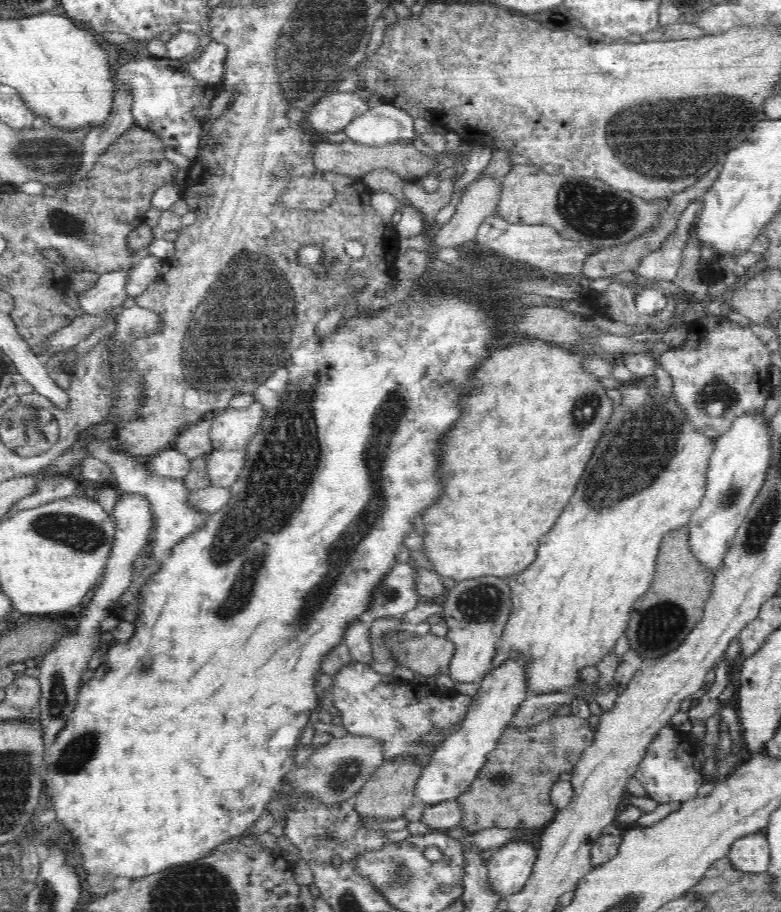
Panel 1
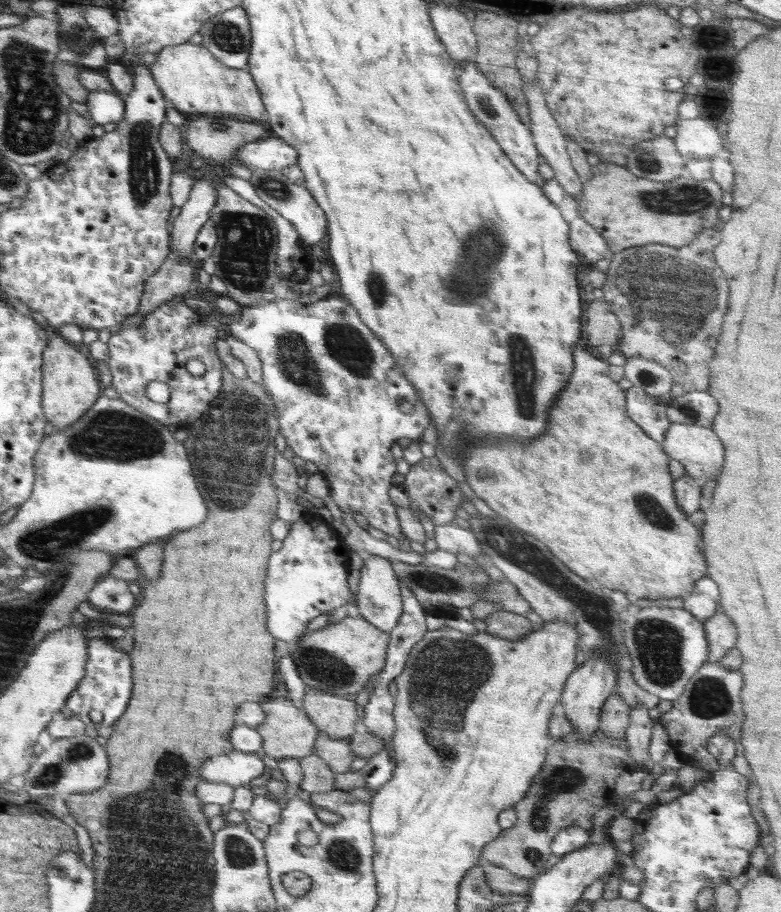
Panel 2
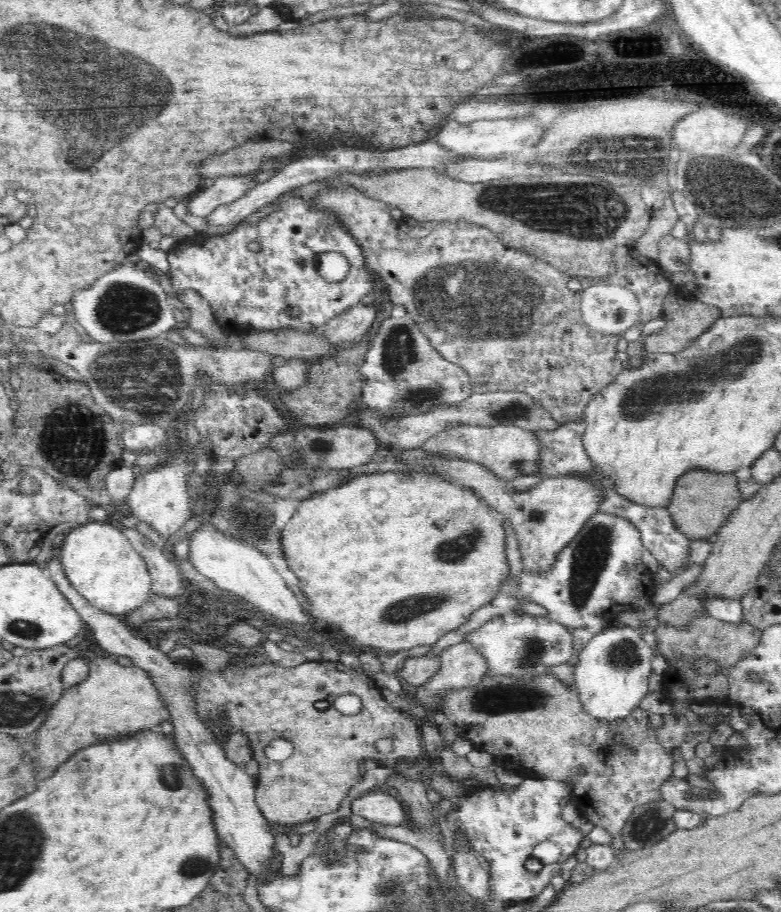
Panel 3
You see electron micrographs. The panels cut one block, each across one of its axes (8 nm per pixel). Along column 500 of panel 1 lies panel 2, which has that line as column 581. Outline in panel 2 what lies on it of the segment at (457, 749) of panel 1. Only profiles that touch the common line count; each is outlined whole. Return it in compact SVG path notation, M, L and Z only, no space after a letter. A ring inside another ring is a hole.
M592 655L588 657L583 664L577 666L572 675L566 680L564 690L561 694L560 704L564 707L564 714L572 723L574 731L578 731L583 737L591 737L599 731L600 713L606 699L615 692L616 688L616 670L613 664L606 657L597 657Z

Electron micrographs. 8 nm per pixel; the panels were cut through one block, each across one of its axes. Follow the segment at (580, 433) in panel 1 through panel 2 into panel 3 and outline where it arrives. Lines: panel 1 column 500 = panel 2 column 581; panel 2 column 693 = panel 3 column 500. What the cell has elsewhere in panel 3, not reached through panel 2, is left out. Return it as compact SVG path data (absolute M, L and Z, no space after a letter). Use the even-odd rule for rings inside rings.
M394 468L380 469L378 473L364 474L344 481L333 489L313 493L300 501L281 534L281 544L286 564L294 575L304 584L303 593L308 600L308 613L317 621L317 626L325 630L337 628L352 643L363 646L364 650L387 652L408 650L414 646L422 646L439 641L445 634L461 627L470 615L479 608L490 604L490 600L498 594L500 584L510 577L510 566L506 559L506 538L508 532L490 512L489 505L479 497L473 489L460 486L455 482L438 475L425 472L400 472Z

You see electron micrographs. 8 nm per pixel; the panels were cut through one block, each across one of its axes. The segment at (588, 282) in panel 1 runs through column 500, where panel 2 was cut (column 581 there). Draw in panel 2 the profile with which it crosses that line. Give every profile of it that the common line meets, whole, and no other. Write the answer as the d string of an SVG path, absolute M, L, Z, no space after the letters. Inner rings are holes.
M580 216L569 224L569 241L572 250L586 256L593 264L612 254L604 237Z

